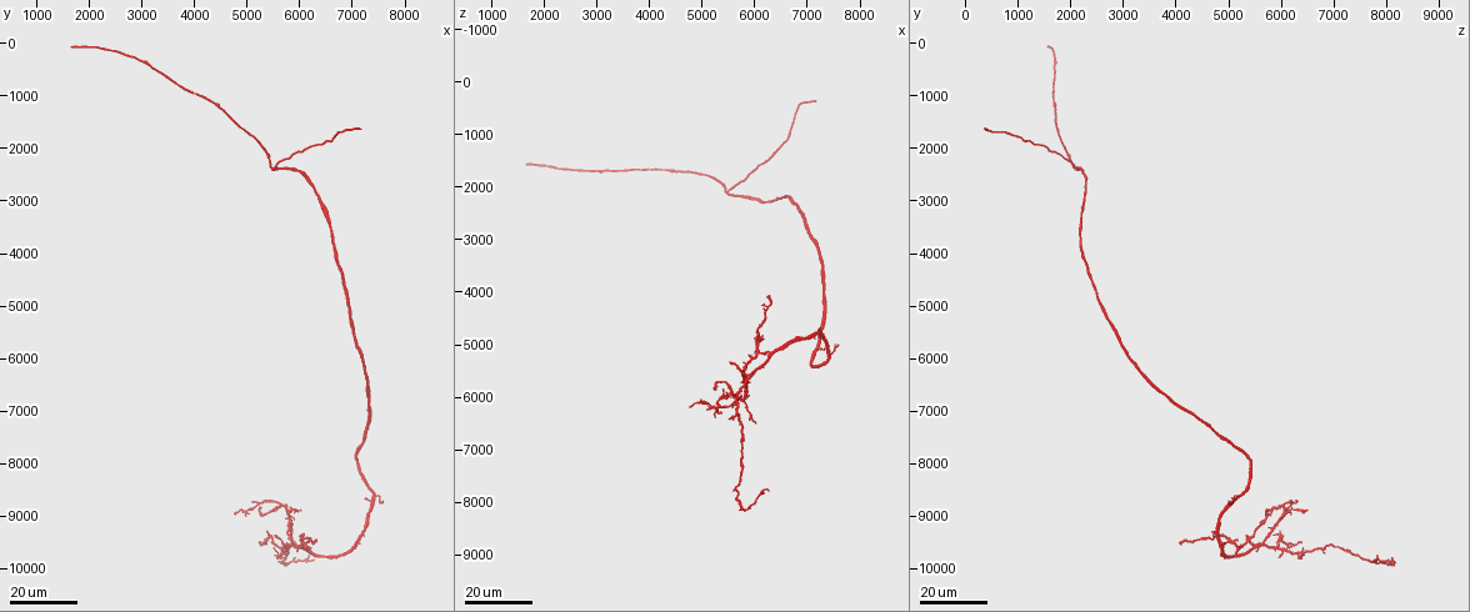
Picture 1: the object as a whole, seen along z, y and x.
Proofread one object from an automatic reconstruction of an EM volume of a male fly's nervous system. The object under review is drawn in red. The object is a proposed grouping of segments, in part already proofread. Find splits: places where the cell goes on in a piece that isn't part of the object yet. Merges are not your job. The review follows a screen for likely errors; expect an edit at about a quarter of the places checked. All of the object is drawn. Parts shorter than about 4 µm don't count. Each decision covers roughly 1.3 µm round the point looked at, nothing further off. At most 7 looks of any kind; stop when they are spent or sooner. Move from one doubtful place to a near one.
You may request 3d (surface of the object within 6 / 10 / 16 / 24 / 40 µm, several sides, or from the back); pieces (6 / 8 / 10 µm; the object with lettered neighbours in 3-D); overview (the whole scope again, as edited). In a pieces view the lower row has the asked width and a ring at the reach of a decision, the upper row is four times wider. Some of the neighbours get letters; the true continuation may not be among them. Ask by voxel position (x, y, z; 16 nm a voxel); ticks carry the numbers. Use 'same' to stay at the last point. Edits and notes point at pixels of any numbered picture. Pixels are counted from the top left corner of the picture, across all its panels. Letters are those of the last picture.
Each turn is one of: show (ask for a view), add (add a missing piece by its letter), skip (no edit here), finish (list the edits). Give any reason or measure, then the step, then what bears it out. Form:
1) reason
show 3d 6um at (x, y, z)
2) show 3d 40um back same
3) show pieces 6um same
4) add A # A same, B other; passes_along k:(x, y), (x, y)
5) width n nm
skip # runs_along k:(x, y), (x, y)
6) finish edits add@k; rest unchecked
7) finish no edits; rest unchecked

free end
show 3d 16um at (1650, 50, 1500)

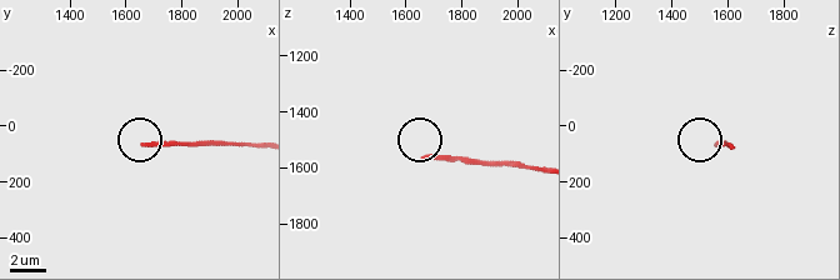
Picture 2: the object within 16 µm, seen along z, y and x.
zoom in
show 3d 6um at (1660, 70, 1570)

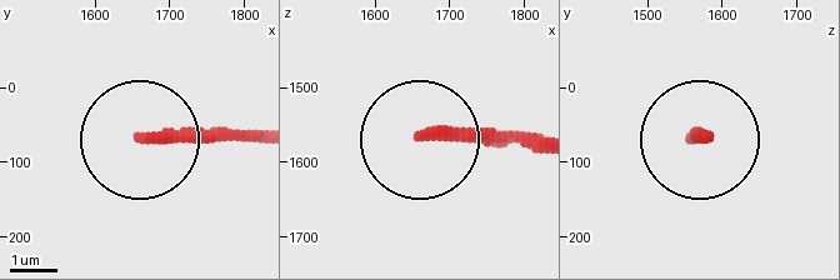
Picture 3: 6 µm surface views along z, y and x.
show pieces 10um at (1670, 70, 1565)

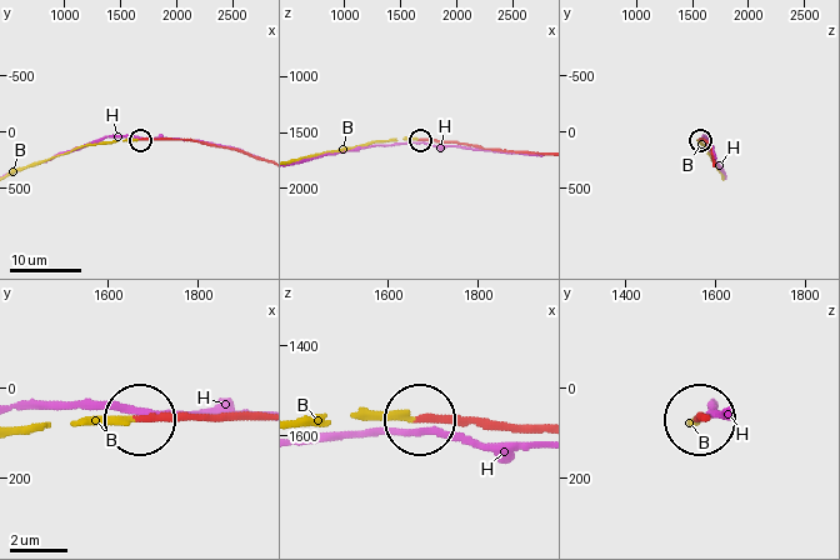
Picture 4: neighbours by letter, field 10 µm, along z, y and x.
add B # B same, H other; passes_along 4:(438, 141), (395, 138), (309, 156); the cell continues

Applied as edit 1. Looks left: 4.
show overview

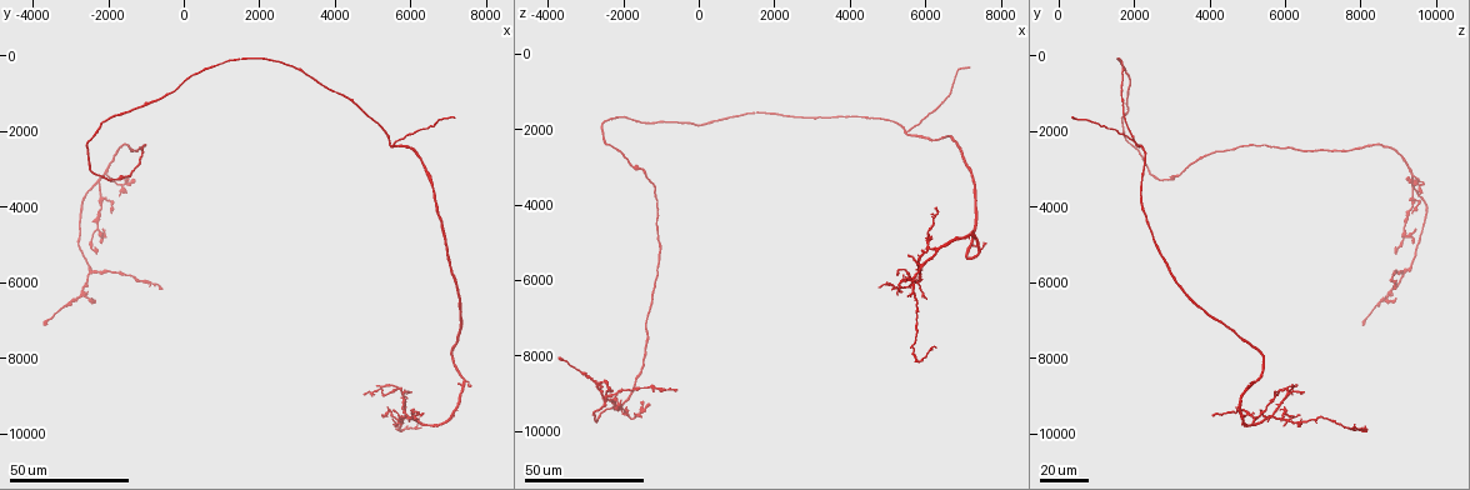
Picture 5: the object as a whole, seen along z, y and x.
show 3d 40um at (7200, 1650, 400)

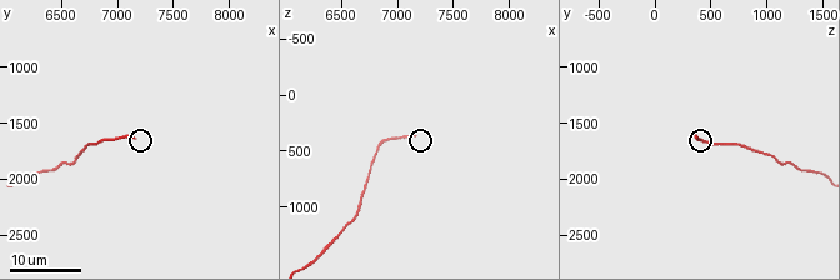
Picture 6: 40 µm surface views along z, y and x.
show pieces 6um at (7160, 1620, 360)

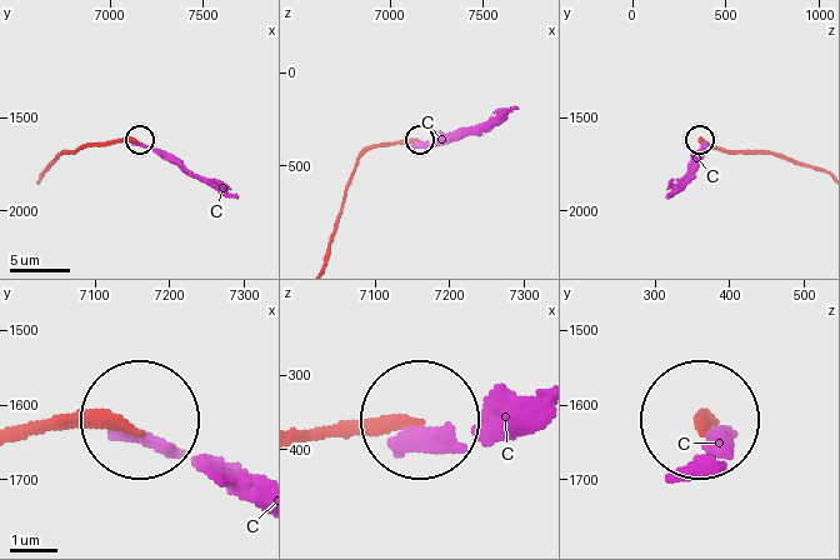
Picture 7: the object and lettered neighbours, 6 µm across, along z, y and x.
skip # C other; runs_along 7:(818, 170), (766, 153), (725, 153), (700, 140); no lettered piece goes on from it

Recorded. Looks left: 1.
finish edits add@4; rest unchecked

